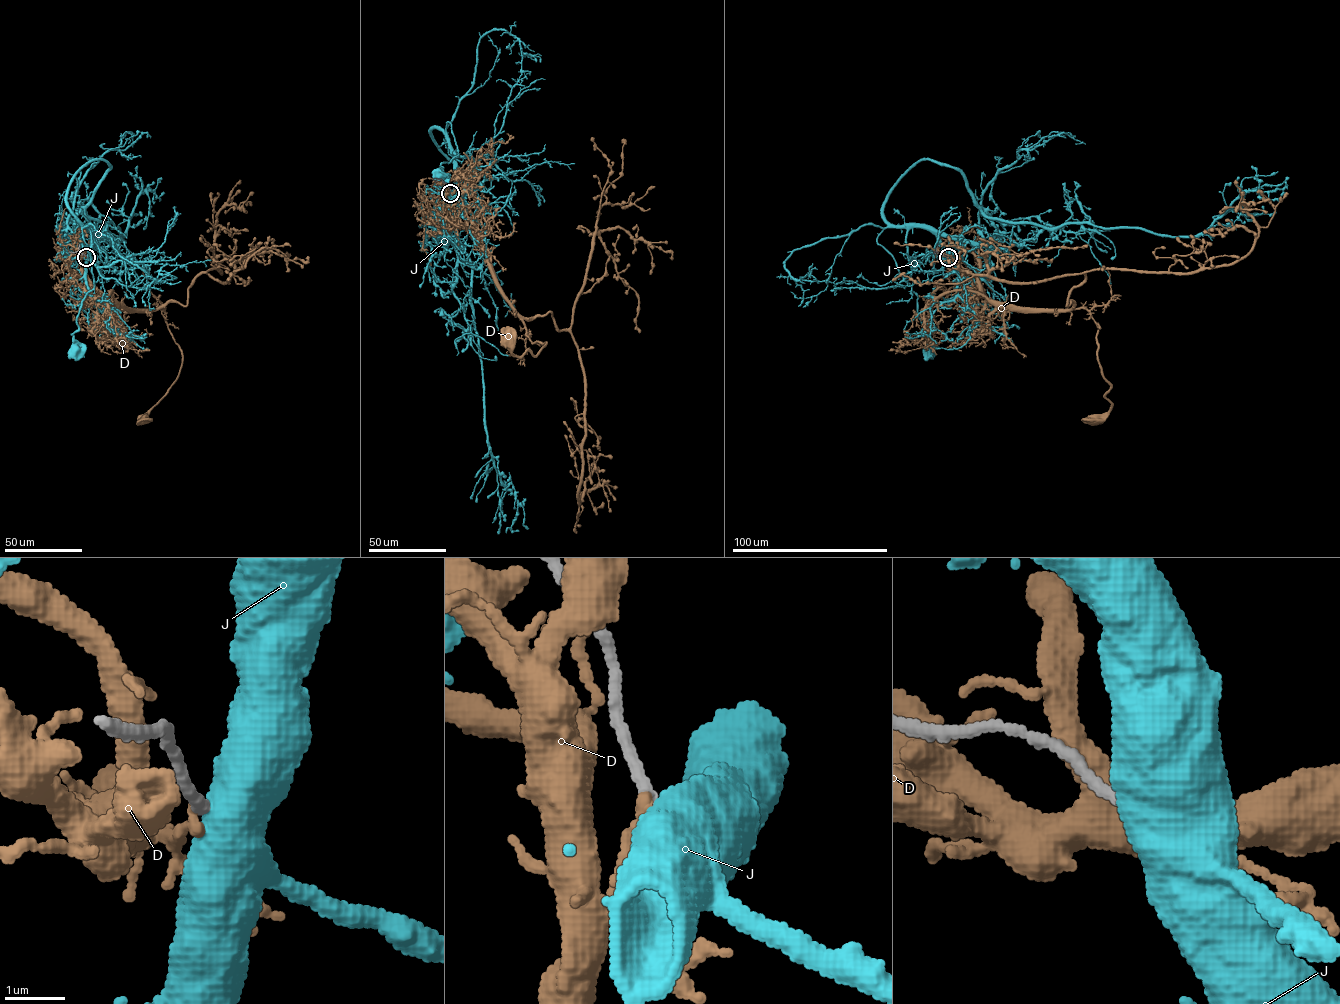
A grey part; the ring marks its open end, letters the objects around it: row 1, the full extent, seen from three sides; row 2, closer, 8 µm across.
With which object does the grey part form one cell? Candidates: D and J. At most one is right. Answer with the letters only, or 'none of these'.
none of these

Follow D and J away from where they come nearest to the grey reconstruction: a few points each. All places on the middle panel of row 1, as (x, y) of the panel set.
D: (450, 192), (442, 220), (477, 239), (525, 334), (546, 343), (535, 355), (515, 356), (507, 338)
J: (451, 192), (455, 187), (455, 173), (447, 142), (446, 125), (448, 122), (458, 156), (442, 163), (439, 172)

